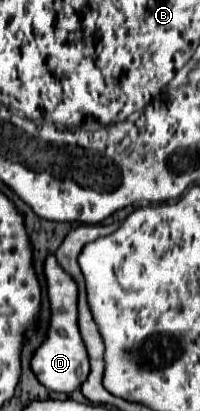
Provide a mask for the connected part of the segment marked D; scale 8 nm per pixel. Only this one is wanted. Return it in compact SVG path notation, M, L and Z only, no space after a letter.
M49 255L45 259L43 273L45 273L45 281L47 281L47 299L49 299L49 307L51 307L51 319L49 319L47 337L43 339L43 343L39 345L39 349L35 349L35 353L31 357L31 371L35 373L35 377L47 391L69 393L69 391L79 389L79 385L85 381L85 377L89 373L87 351L85 351L85 345L81 341L79 327L77 327L77 285L59 267L59 263L53 255Z

